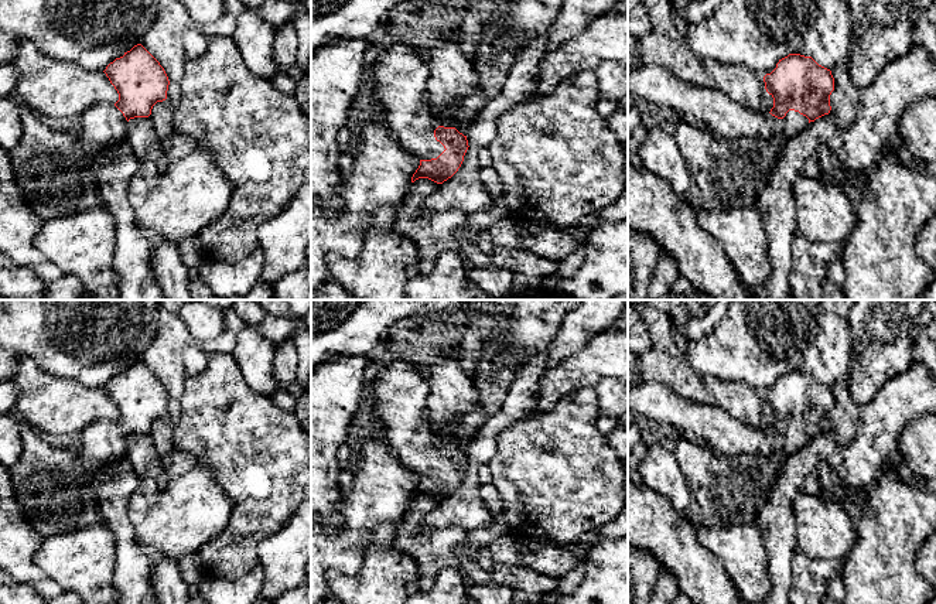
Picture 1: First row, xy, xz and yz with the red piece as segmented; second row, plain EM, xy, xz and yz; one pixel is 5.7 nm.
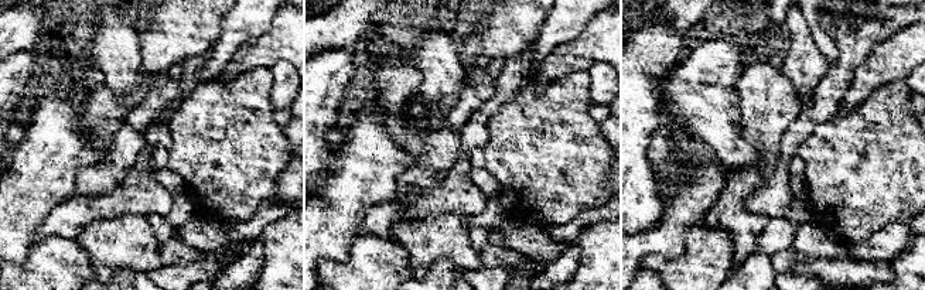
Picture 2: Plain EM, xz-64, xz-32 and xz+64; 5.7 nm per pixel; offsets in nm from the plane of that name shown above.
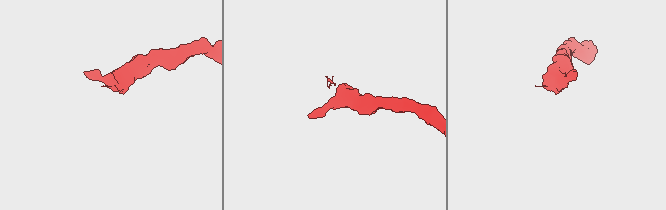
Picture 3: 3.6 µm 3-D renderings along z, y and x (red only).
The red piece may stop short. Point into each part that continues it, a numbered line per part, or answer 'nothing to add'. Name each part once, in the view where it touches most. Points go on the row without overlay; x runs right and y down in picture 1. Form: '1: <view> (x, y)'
1: xz (400, 389)

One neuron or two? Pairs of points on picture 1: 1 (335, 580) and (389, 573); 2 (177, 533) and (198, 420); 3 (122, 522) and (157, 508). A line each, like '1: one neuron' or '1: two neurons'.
1: one neuron
2: two neurons
3: two neurons

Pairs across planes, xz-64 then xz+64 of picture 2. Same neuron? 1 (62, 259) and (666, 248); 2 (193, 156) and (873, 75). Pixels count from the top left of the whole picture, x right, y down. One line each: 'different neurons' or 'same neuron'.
1: different neurons
2: different neurons

